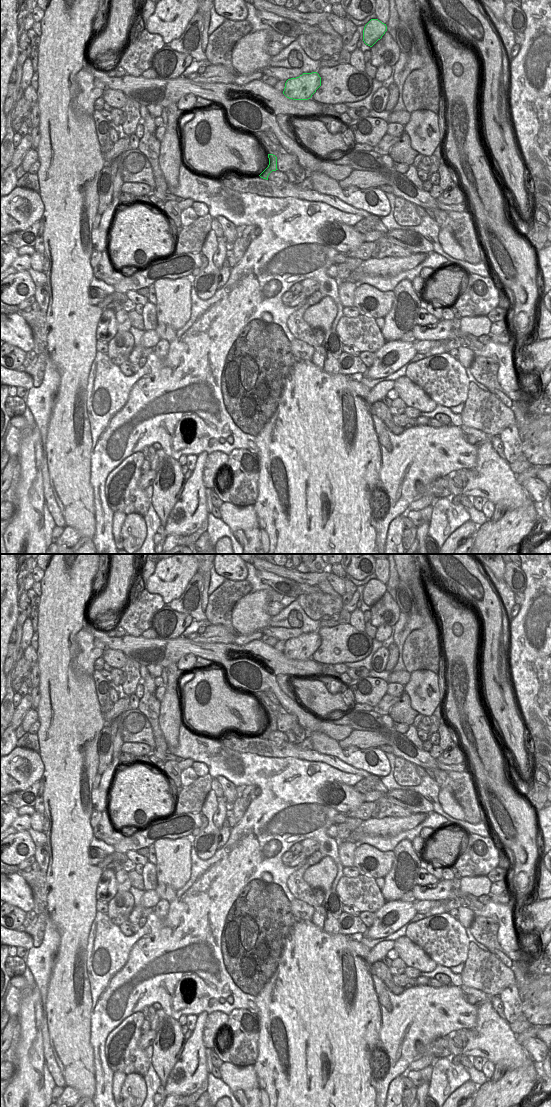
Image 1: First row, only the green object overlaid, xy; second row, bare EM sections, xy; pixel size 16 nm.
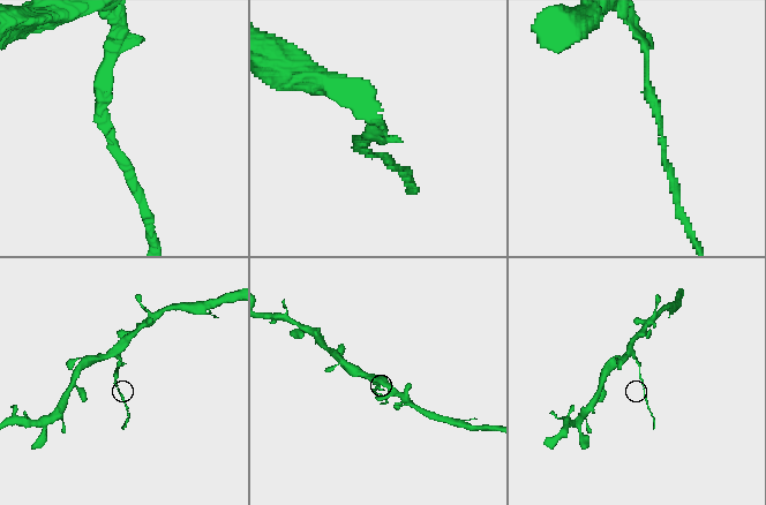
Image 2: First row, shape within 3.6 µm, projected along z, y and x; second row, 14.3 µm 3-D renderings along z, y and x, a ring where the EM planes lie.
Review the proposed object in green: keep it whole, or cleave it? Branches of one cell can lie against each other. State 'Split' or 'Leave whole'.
Split.

